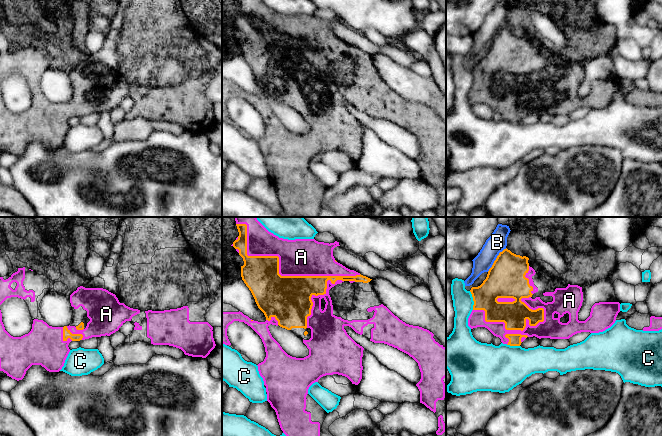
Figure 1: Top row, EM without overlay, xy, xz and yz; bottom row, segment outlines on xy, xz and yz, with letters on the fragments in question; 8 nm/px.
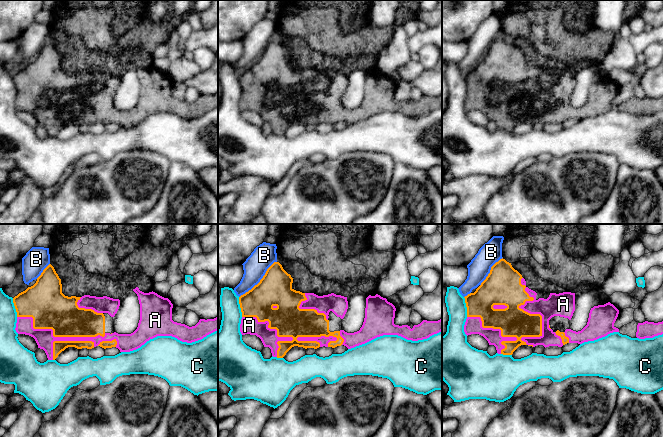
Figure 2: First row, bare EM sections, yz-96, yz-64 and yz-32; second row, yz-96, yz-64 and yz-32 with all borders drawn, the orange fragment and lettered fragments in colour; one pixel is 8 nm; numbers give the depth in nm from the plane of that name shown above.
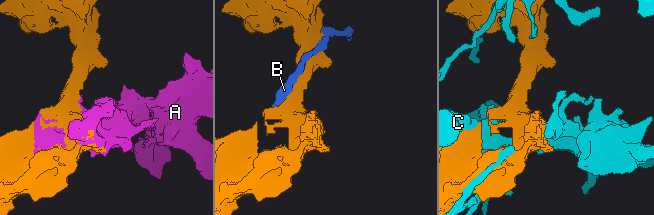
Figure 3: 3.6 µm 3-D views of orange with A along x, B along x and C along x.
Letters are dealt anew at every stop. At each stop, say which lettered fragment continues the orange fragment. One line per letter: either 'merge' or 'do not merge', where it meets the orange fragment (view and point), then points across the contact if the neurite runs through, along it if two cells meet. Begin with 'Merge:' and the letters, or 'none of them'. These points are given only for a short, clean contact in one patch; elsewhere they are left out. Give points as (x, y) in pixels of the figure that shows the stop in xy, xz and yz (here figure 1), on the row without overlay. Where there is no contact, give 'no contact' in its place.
Merge: A
A: merge; meets orange in xz at (280, 51)
B: do not merge; meets orange in yz at (496, 35)
C: do not merge; meets orange in yz at (473, 76)

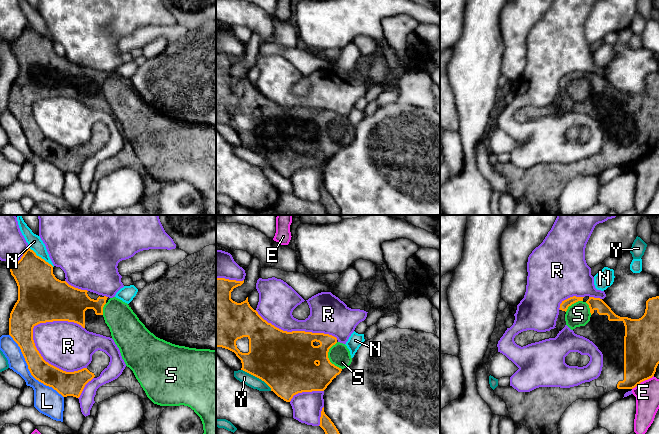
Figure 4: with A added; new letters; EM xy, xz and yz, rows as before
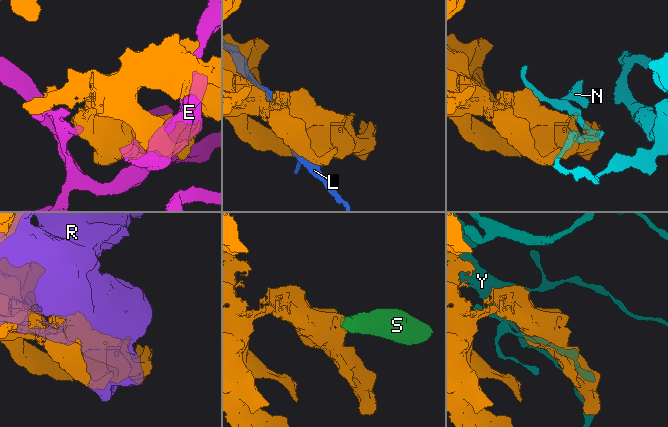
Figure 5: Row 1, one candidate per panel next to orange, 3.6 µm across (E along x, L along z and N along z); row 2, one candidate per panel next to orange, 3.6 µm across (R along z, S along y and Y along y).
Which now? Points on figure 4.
Merge: S
E: do not merge; meets orange in yz at (642, 157)
L: do not merge; meets orange in xy at (29, 146)
N: do not merge; meets orange in xy at (40, 33)
R: do not merge; meets orange in xy at (48, 139)
S: merge; meets orange in xz at (327, 133); runs through xz (296, 132), (327, 133), (339, 131)
Y: do not merge; meets orange in xz at (257, 153)

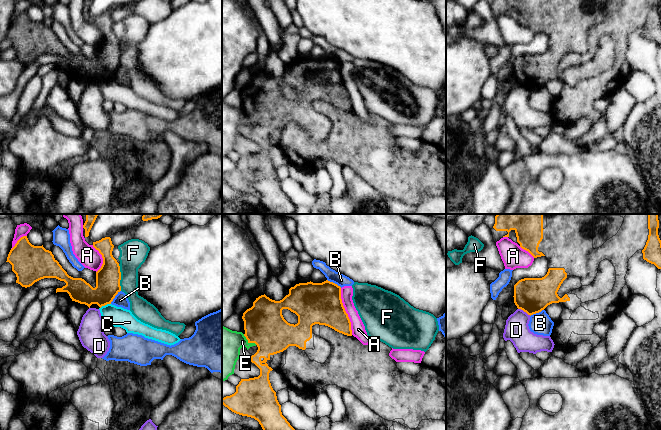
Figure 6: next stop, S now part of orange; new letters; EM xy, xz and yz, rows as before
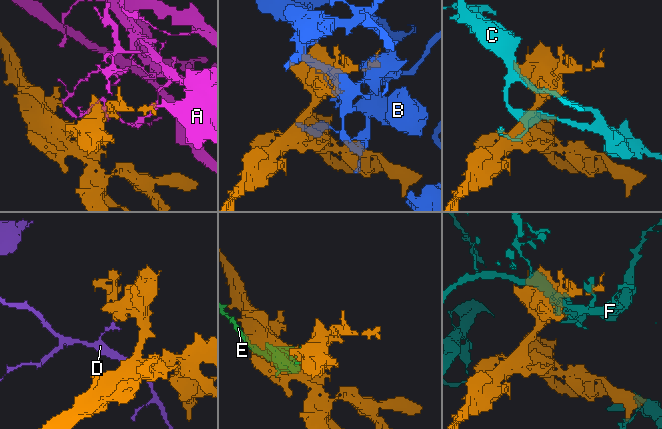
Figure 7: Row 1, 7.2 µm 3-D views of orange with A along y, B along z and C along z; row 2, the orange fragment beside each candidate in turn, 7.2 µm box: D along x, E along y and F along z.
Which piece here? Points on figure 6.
Merge: none of them
A: do not merge; meets orange in xz at (345, 87)
B: do not merge; meets orange in xy at (114, 73)
C: do not merge; meets orange in xy at (105, 80); border along xy (110, 79), (100, 84)
D: do not merge; meets orange in yz at (524, 87); border along yz (518, 84), (530, 91)
E: do not merge; meets orange in xz at (249, 118)
F: do not merge; meets orange in xy at (120, 53)

